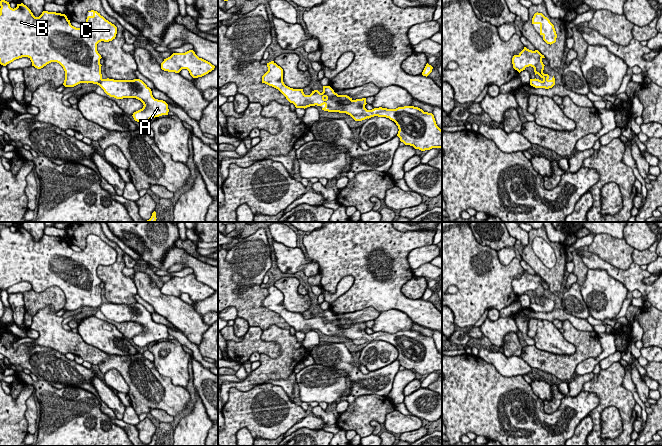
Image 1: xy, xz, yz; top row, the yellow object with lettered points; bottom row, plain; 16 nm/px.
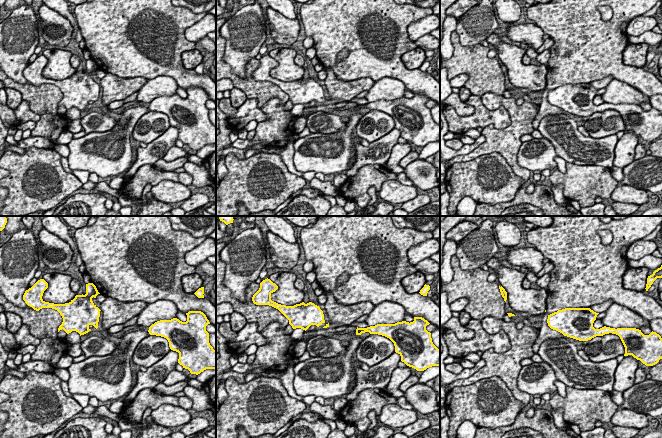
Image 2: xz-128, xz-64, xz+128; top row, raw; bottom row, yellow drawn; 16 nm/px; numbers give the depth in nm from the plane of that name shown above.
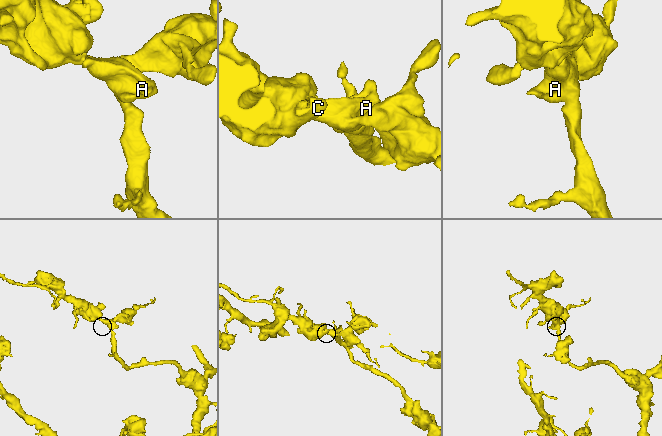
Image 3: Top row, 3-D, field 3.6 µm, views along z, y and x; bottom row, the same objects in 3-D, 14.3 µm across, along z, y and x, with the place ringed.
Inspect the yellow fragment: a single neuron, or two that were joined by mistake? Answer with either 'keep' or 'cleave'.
keep

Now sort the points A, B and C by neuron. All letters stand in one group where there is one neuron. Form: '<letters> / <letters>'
A B C

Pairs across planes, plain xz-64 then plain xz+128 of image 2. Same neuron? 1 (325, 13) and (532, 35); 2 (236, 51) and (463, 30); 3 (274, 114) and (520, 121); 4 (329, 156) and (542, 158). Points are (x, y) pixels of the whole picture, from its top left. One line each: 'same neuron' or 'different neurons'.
1: different neurons
2: same neuron
3: same neuron
4: same neuron

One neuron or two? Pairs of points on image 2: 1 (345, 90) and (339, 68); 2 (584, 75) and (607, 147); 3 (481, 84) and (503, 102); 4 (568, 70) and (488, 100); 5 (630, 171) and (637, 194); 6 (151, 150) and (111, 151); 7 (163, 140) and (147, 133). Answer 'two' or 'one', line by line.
1: two
2: two
3: two
4: two
5: two
6: two
7: two

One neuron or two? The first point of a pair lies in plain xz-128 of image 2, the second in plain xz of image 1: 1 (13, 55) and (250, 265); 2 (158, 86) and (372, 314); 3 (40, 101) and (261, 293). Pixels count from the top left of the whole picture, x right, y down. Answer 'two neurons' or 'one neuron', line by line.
1: one neuron
2: two neurons
3: one neuron

